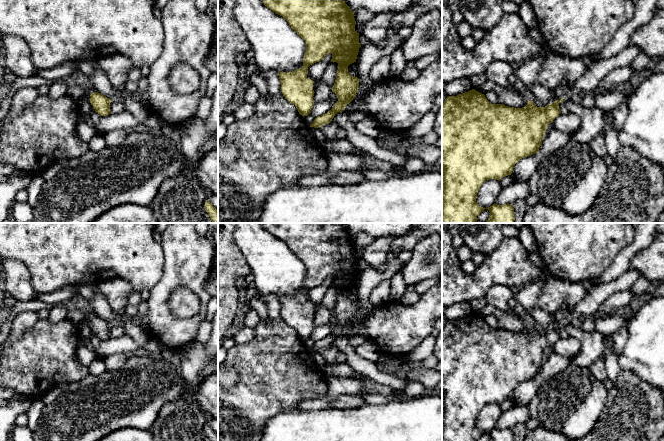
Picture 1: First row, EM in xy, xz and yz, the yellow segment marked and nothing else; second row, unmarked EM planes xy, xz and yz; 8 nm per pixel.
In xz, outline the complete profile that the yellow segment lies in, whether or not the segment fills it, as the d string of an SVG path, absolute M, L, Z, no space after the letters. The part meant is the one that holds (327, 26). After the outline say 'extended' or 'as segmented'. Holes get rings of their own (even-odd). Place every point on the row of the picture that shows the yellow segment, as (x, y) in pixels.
M263 0L263 3L282 16L306 43L303 67L292 72L278 72L283 96L296 106L300 115L304 117L310 114L314 104L314 81L307 77L308 67L321 61L328 53L332 54L331 62L338 63L336 80L332 87L338 101L327 113L316 117L310 127L320 128L330 123L337 113L344 111L358 92L359 79L348 73L348 66L356 62L361 47L359 33L355 31L354 11L343 0Z; as segmented

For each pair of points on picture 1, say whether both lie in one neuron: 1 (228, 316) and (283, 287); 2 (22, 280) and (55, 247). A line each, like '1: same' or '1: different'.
1: different
2: different

